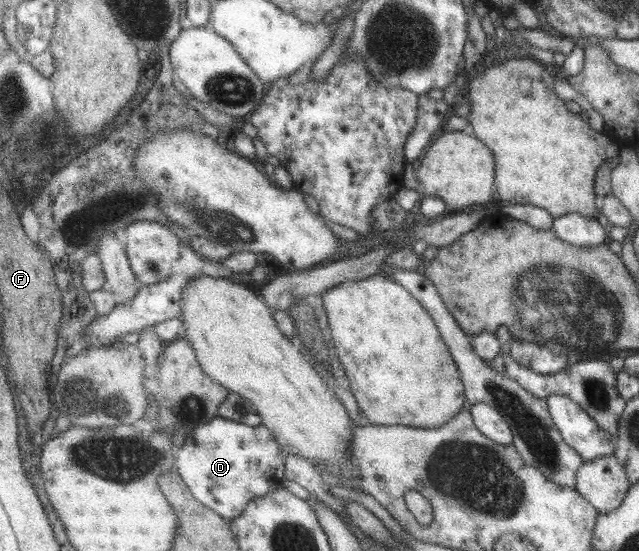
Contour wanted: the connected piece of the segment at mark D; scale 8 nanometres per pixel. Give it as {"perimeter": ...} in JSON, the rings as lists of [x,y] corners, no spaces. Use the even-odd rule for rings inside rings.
{"perimeter":[[[223,417],[211,419],[208,423],[199,425],[187,434],[184,445],[178,449],[178,472],[188,484],[192,493],[205,506],[221,513],[225,519],[237,518],[257,497],[282,487],[284,476],[285,453],[279,448],[279,442],[270,430],[263,425],[249,426],[247,423],[229,420]]]}

